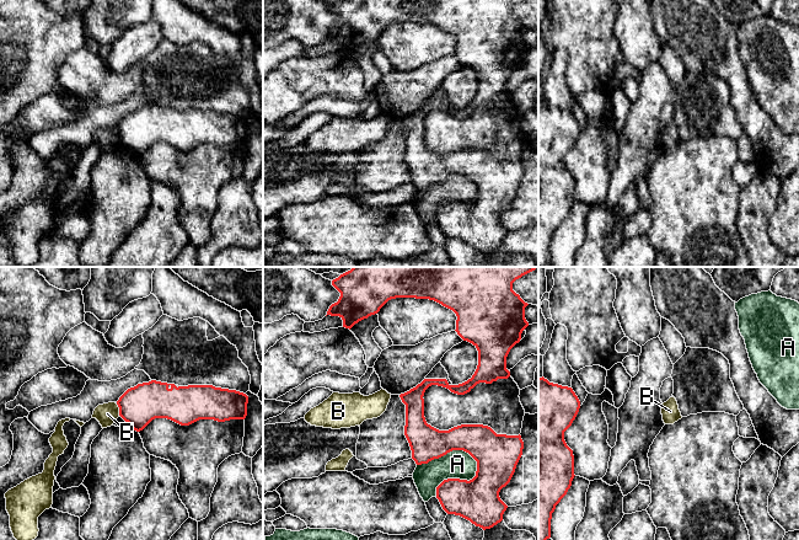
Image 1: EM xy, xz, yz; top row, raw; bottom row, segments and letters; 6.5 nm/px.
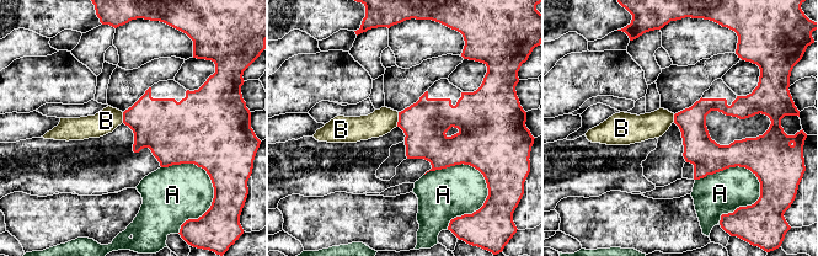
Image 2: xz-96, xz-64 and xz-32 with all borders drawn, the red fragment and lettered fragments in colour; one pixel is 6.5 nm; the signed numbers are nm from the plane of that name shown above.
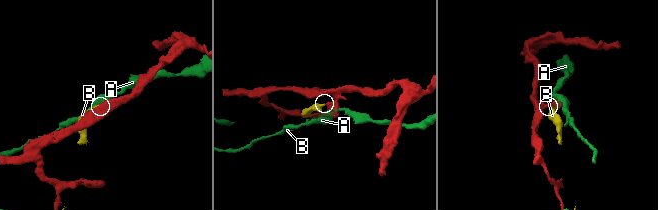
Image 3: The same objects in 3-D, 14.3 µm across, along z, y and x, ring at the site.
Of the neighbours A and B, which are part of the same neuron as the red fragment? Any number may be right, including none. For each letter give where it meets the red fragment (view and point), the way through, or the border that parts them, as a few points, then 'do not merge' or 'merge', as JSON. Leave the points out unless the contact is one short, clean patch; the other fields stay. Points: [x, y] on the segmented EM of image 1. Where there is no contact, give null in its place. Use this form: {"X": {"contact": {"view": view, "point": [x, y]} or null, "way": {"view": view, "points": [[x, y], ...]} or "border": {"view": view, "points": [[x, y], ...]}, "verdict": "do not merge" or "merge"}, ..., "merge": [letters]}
{"A": {"contact": {"view": "xz", "point": [451, 450]}, "verdict": "do not merge"}, "B": {"contact": {"view": "xy", "point": [119, 410]}, "verdict": "do not merge"}, "merge": []}

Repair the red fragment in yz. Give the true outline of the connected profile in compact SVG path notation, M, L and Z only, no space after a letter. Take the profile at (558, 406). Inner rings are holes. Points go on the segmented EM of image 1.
M538 378L538 540L551 538L552 513L575 476L574 455L564 440L564 432L572 426L579 408L580 401L572 387Z

